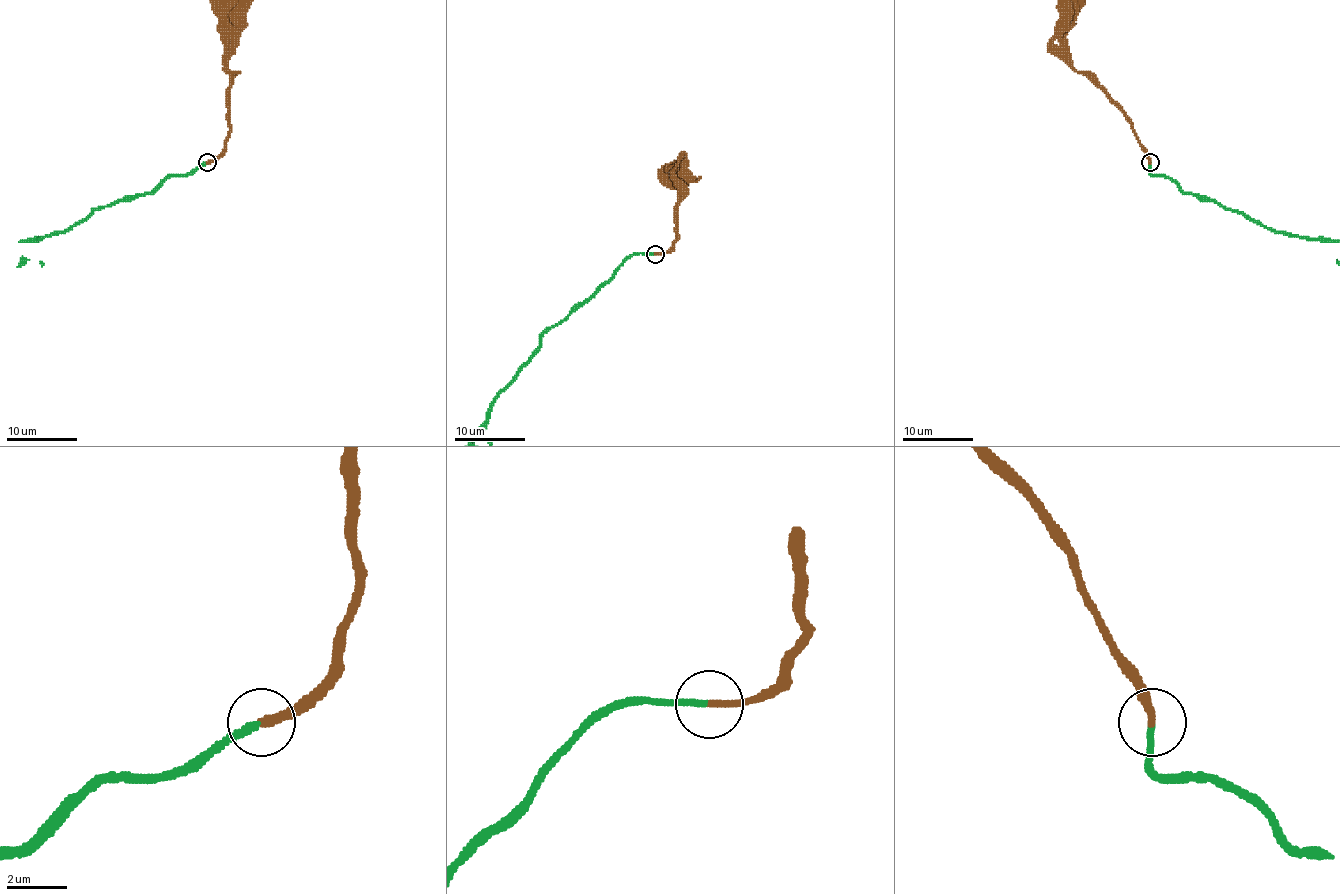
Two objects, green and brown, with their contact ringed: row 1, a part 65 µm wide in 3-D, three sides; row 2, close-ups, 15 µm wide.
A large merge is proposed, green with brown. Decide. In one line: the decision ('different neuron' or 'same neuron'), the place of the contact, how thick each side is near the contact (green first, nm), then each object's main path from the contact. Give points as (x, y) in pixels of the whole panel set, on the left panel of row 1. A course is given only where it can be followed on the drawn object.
same neuron | (207, 162) | 220/280 nm | brown via (206, 162), (222, 151), (230, 123), (228, 66), (222, 39), (222, 20), (230, 2)

